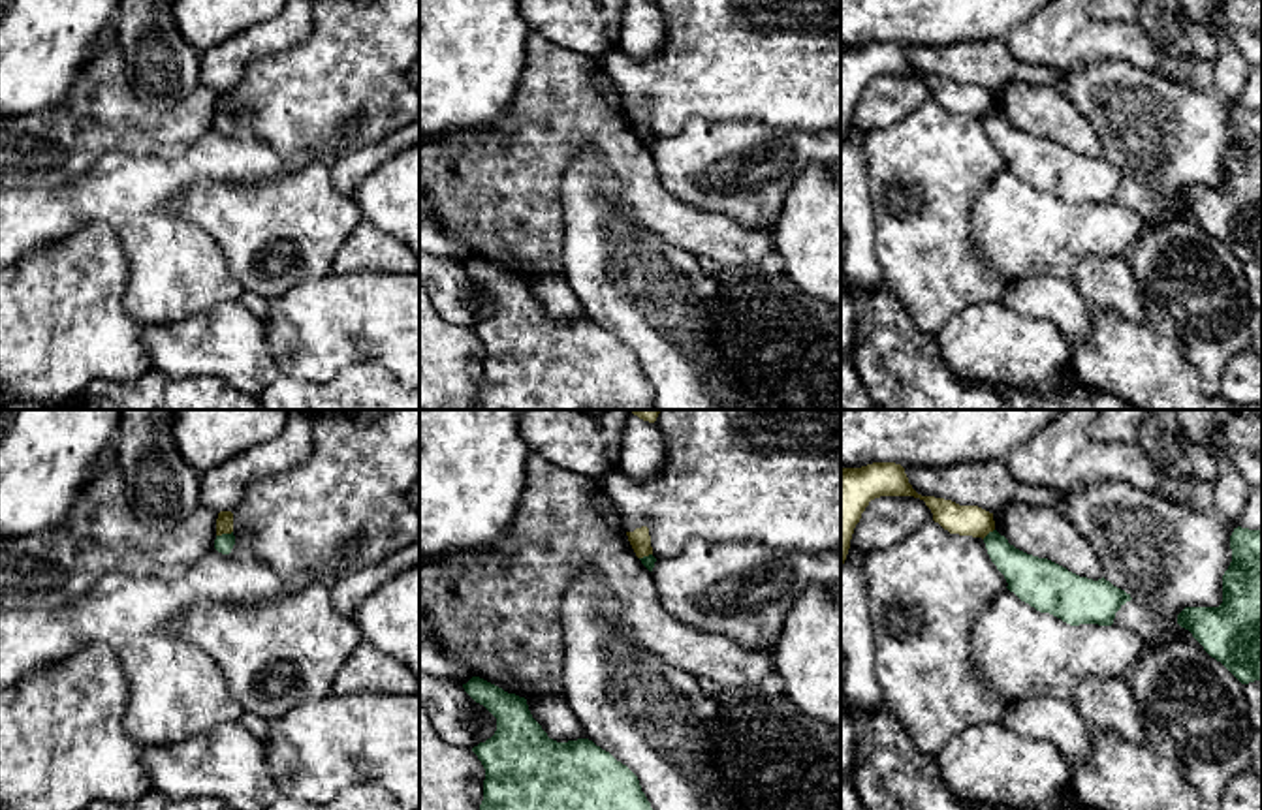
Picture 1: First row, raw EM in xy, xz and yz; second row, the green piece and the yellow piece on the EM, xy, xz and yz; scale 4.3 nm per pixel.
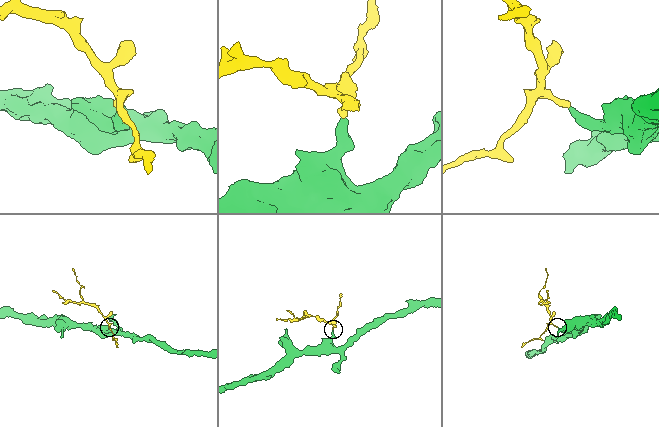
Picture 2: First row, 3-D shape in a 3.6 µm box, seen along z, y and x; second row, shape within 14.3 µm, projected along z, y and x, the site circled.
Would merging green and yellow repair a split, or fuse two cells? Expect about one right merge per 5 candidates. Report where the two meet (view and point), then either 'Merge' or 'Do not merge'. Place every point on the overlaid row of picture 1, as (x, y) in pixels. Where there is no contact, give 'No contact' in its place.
Touches green at xy (224, 534). Do not merge

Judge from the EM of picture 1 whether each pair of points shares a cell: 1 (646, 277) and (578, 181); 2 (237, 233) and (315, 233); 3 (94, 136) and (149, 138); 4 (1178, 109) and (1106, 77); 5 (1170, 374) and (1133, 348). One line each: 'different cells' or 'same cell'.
1: same cell
2: same cell
3: same cell
4: same cell
5: same cell

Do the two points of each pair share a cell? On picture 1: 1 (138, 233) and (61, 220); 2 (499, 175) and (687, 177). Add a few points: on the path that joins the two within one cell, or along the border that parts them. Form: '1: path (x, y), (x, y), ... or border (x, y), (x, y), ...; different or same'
1: path (119, 215), (115, 211), (79, 211); same
2: border (649, 151), (659, 183), (676, 198), (693, 205); different

